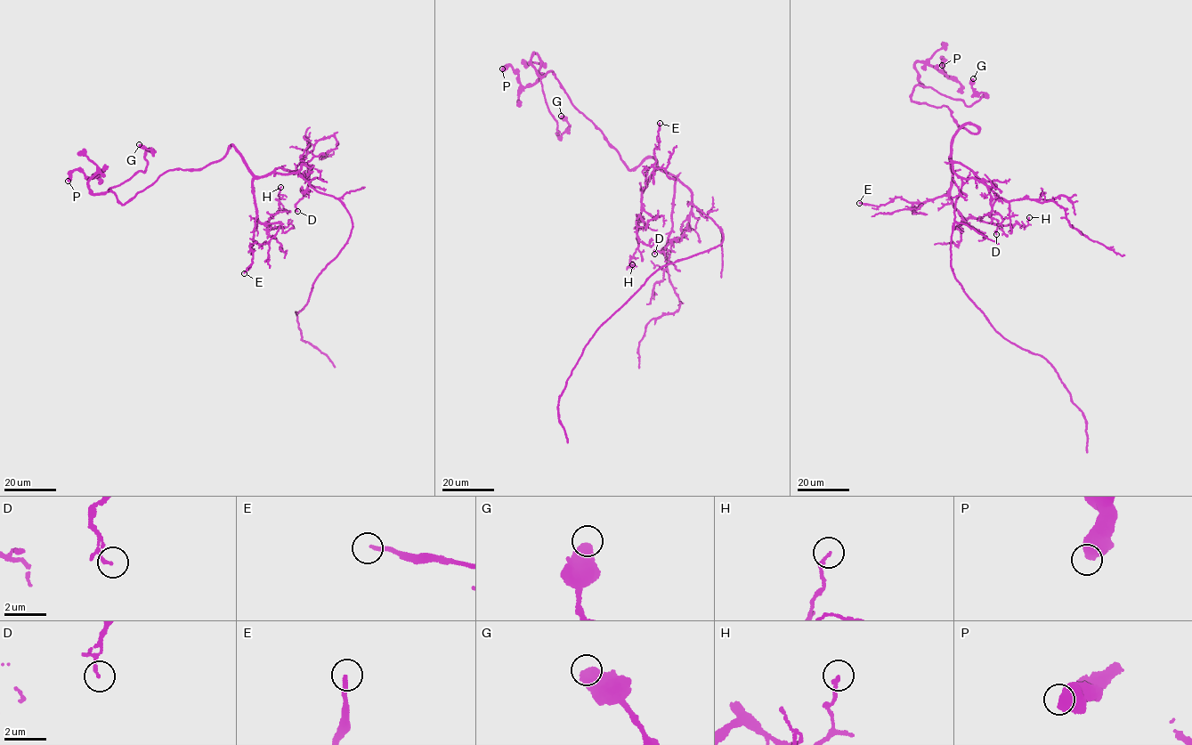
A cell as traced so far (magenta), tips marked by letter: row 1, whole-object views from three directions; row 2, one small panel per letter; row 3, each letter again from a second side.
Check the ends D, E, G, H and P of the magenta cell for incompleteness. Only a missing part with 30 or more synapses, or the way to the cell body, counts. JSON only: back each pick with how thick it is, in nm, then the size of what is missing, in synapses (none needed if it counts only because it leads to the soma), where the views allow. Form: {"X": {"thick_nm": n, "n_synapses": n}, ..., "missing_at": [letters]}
{"missing_at": []}

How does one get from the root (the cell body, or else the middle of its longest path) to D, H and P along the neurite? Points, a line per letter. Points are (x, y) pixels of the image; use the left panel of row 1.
D: (299, 174), (304, 161), (310, 182), (304, 191), (301, 189), (304, 196), (295, 205), (297, 211)
H: (299, 174), (272, 172), (253, 180), (253, 193), (259, 222), (267, 225), (279, 209), (278, 200), (280, 187)
P: (299, 174), (255, 175), (234, 145), (124, 204), (90, 190), (102, 169), (68, 181)

